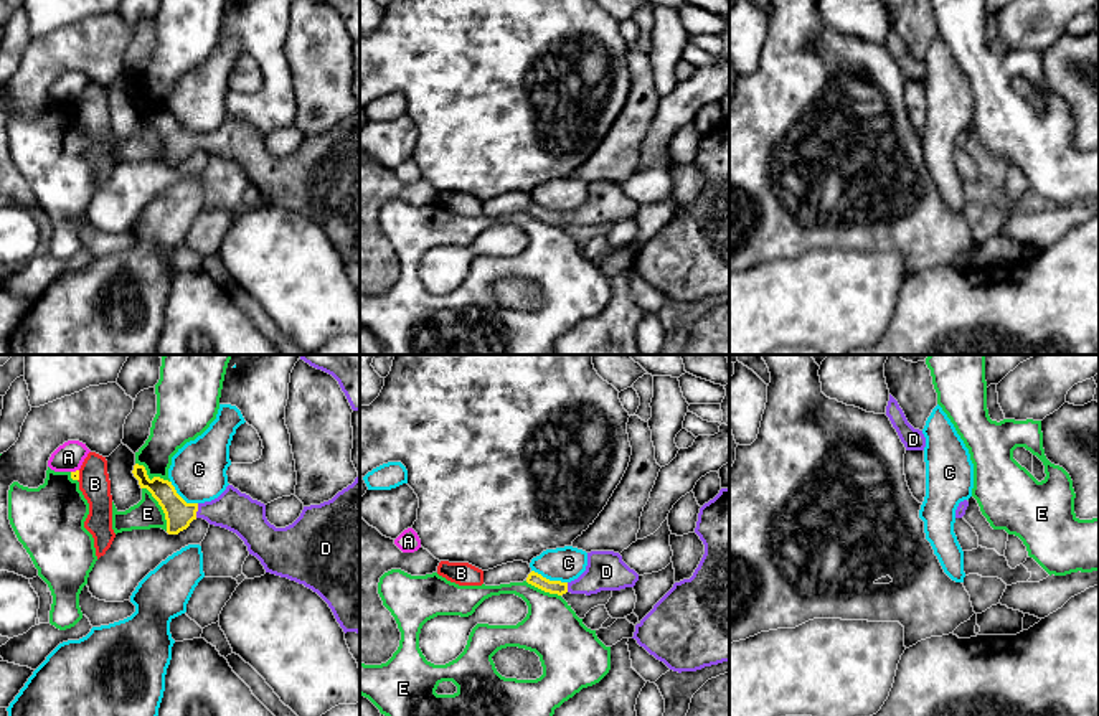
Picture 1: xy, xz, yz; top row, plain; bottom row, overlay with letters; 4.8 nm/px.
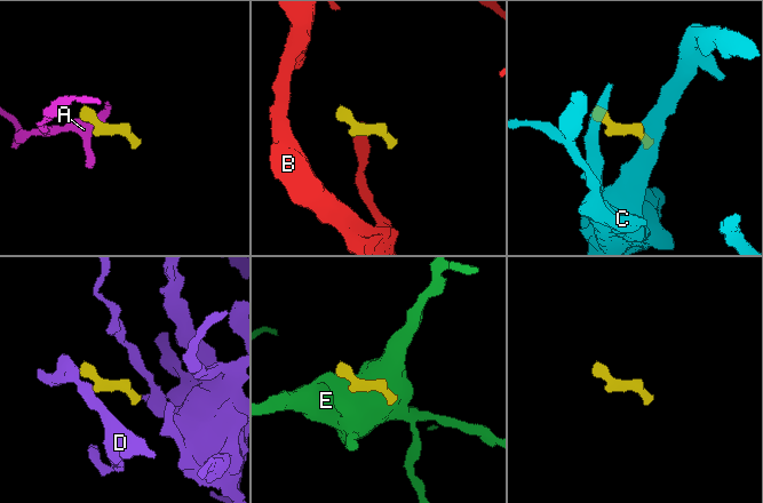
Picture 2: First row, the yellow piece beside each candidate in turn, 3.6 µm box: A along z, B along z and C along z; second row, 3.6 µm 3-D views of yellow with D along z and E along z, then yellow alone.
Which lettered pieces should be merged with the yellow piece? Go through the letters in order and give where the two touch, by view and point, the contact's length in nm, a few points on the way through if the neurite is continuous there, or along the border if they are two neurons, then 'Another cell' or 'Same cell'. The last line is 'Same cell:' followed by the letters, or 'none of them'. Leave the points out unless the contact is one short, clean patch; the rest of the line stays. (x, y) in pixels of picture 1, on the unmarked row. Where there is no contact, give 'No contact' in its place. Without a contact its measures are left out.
A: Touches yellow at xy (76, 101). Shared border 40 nm. Boundary: xy (78, 99), (71, 103). Another cell
B: Touches yellow at xy (78, 106). Shared border 60 nm. Boundary: xy (80, 101), (78, 111). Another cell
C: Touches yellow at xz (548, 210). Shared border 190 nm. Boundary: xz (532, 200), (550, 210), (566, 213). Another cell
D: Touches yellow at xy (197, 141). Shared border 70 nm. Path across: xy (179, 144), (197, 141), (233, 141). Same cell
E: Touches yellow at xy (162, 139). Shared border 240 nm. Another cell
Same cell: D

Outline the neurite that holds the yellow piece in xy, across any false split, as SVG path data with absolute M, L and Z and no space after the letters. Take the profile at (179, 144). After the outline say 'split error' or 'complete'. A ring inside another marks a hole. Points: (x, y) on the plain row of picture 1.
M144 96L132 101L140 119L147 119L165 144L167 163L178 165L196 148L236 163L256 186L266 203L287 208L317 223L332 239L343 262L360 264L360 104L351 115L320 135L304 137L300 147L285 158L276 158L266 148L266 135L241 124L233 115L215 130L186 134L172 112L152 111Z; split error

